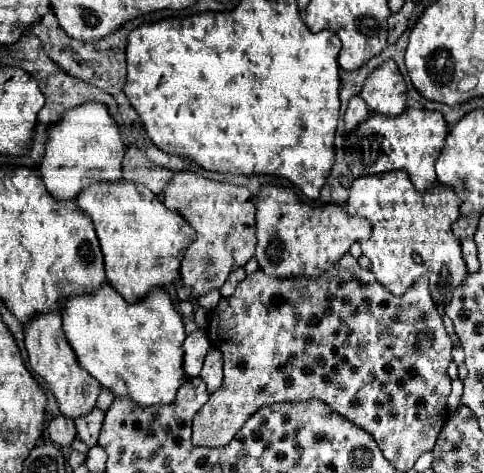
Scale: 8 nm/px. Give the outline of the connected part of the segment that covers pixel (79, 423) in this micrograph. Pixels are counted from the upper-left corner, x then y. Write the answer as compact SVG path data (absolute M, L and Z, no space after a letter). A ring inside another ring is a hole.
M94 408L90 412L90 416L82 416L80 420L74 420L76 428L78 428L78 438L86 446L96 446L98 444L102 420L104 420L104 410L100 410L100 408Z

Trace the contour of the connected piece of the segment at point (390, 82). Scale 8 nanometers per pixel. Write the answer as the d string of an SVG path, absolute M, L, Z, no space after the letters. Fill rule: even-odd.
M388 60L368 76L360 96L366 100L370 112L400 116L406 110L408 90L396 64Z

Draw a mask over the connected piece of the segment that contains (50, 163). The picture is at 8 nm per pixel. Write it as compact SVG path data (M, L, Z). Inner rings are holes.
M82 104L80 108L72 108L64 120L48 134L48 148L40 166L40 176L44 180L46 190L56 200L74 200L82 188L94 182L118 182L122 180L122 158L124 158L124 144L120 140L118 124L114 118L102 108L102 104Z

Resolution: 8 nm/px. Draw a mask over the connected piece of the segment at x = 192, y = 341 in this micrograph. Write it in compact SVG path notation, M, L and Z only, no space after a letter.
M196 330L186 336L184 344L184 370L190 378L198 376L202 370L202 362L210 350L210 340L204 330Z

